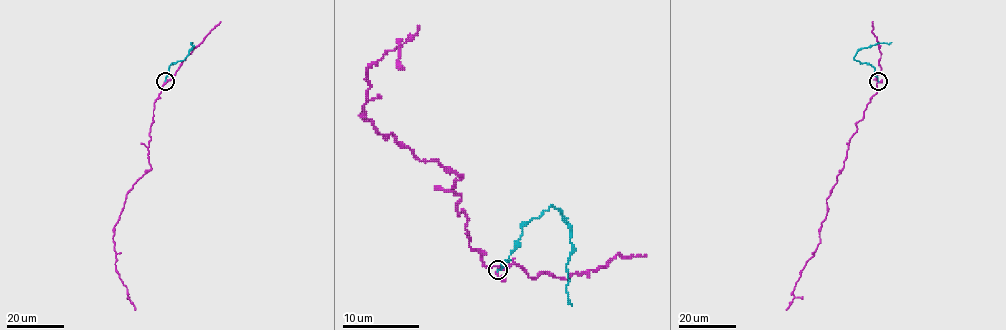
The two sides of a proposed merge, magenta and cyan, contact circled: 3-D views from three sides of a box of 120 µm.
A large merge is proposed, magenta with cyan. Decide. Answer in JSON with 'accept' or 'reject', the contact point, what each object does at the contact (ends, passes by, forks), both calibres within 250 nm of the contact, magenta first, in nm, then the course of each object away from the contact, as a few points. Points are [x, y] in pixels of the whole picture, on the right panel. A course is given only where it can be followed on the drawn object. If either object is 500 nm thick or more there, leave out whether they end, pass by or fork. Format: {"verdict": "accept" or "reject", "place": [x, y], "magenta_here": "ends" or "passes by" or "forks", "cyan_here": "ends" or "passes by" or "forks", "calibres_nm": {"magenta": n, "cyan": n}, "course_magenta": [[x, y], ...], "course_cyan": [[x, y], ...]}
{"verdict": "reject", "place": [878, 81], "magenta_here": "forks", "cyan_here": "ends", "calibres_nm": {"magenta": 200, "cyan": 120}, "course_magenta": [[878, 82], [877, 92], [856, 125], [843, 168], [826, 200], [820, 242], [800, 273], [786, 310]], "course_cyan": [[878, 82], [875, 69], [854, 56], [863, 48], [891, 42]]}

